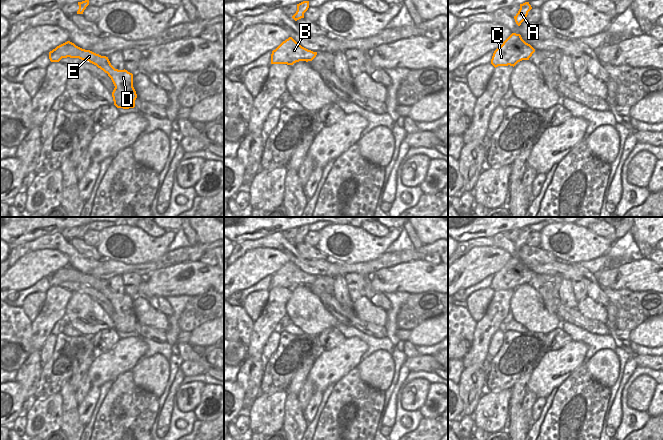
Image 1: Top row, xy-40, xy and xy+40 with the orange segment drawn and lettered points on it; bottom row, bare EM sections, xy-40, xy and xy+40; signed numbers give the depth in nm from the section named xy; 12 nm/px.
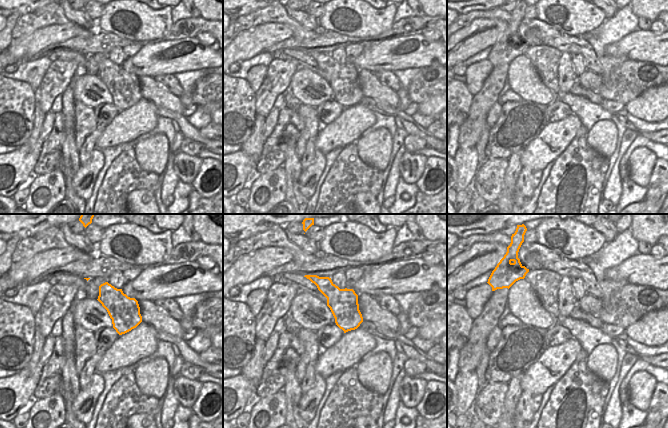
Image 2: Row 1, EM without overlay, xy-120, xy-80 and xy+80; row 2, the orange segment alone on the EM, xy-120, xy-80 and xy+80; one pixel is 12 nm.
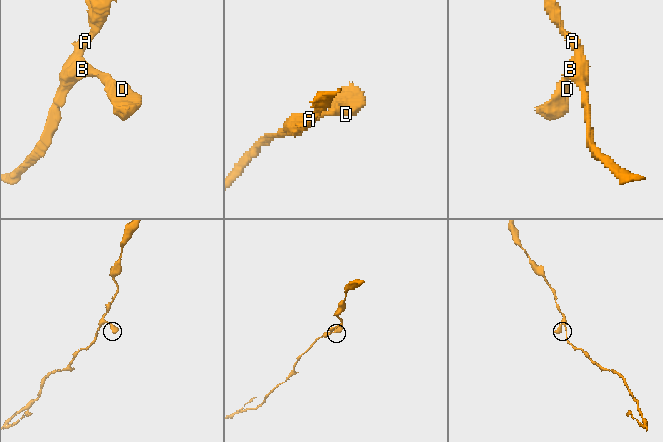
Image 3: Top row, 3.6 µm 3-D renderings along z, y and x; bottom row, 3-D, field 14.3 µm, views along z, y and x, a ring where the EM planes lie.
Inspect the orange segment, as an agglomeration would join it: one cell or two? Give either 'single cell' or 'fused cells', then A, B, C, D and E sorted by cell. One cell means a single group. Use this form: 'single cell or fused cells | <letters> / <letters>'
single cell | A B C D E

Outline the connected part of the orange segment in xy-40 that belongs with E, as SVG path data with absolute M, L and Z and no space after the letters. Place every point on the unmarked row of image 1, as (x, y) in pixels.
M70 265L57 270L49 276L51 286L59 286L62 282L67 281L89 285L108 298L115 310L112 321L117 332L129 333L135 331L137 318L133 311L132 297L125 293L115 293L108 281L82 273Z

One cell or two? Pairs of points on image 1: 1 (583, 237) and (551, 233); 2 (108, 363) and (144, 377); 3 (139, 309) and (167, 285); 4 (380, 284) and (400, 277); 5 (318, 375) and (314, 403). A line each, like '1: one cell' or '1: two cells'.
1: one cell
2: two cells
3: two cells
4: one cell
5: two cells

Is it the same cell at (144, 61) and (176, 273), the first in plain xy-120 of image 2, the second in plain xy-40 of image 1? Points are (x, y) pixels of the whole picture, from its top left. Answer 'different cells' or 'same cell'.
same cell

